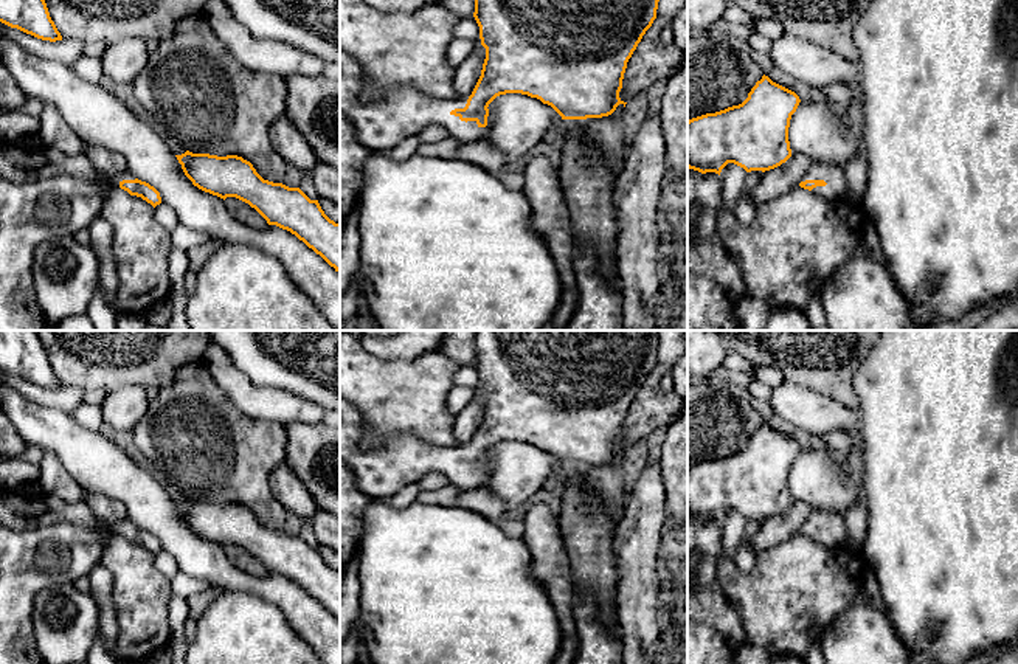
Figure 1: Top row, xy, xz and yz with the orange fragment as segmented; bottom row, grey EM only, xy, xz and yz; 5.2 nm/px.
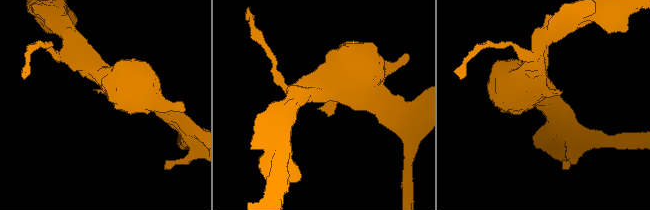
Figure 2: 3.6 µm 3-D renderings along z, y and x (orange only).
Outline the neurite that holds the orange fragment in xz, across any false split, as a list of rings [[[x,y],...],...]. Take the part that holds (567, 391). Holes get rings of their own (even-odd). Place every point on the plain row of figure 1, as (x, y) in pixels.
[[[476,330],[473,365],[480,374],[486,406],[470,444],[442,448],[399,433],[382,445],[365,450],[360,447],[360,411],[340,397],[340,461],[351,467],[357,487],[372,500],[388,500],[427,473],[444,475],[458,490],[481,487],[486,481],[489,451],[506,441],[537,445],[551,453],[562,467],[608,464],[619,451],[627,451],[619,445],[627,410],[656,366],[658,349],[658,330]]]

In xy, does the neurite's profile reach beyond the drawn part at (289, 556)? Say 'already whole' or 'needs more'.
already whole

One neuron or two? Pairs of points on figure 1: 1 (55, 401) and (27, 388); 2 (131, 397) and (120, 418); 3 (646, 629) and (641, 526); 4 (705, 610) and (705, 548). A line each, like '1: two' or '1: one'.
1: one
2: one
3: one
4: one

